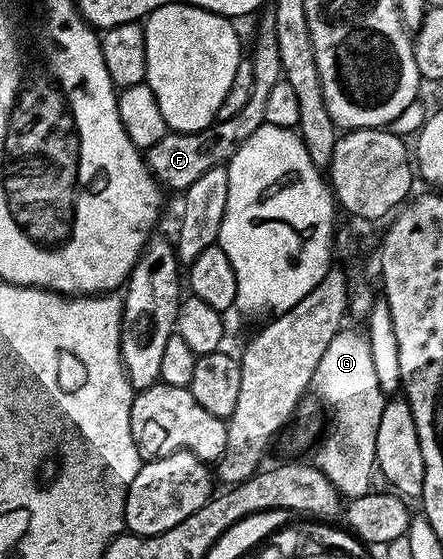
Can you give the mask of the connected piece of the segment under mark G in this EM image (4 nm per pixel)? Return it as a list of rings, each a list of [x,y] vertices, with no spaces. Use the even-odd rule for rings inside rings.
[[[343,329],[331,337],[331,345],[323,352],[311,384],[316,398],[326,408],[333,410],[333,428],[316,444],[311,463],[318,467],[335,485],[342,496],[350,500],[365,495],[374,486],[375,479],[375,433],[379,433],[379,417],[387,395],[380,388],[371,359],[371,345],[364,334]]]

